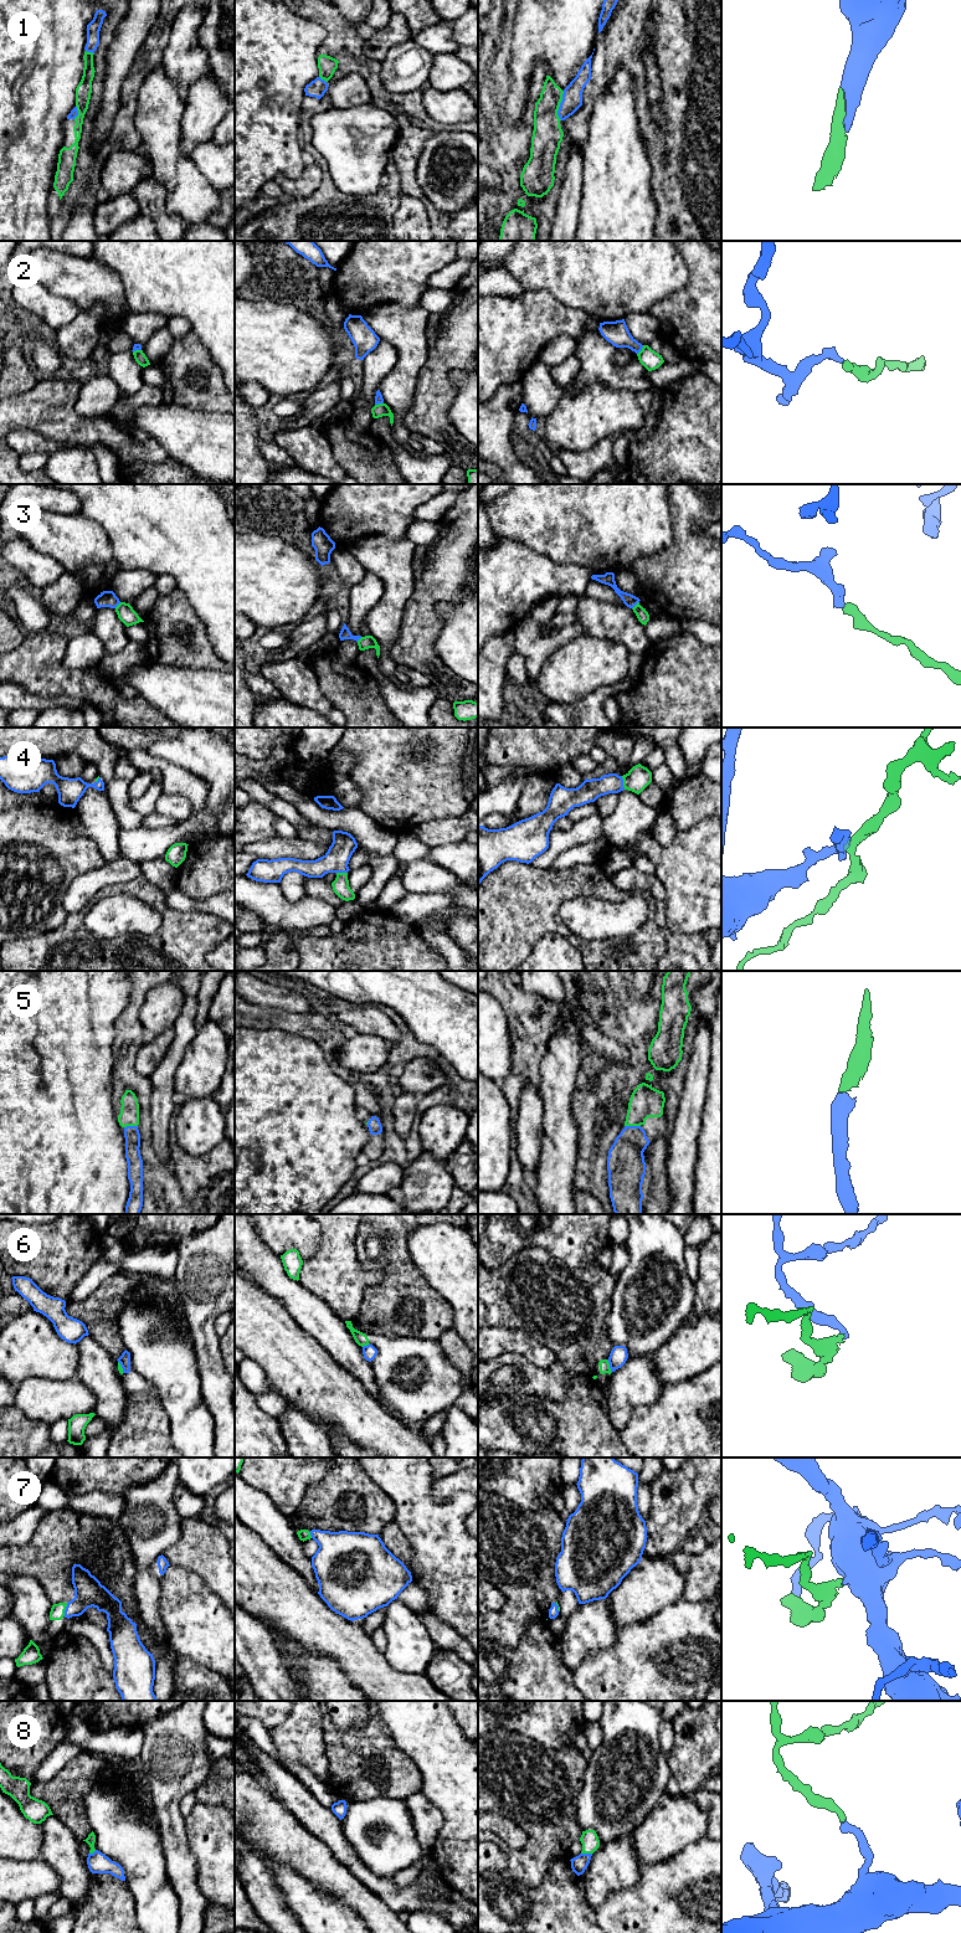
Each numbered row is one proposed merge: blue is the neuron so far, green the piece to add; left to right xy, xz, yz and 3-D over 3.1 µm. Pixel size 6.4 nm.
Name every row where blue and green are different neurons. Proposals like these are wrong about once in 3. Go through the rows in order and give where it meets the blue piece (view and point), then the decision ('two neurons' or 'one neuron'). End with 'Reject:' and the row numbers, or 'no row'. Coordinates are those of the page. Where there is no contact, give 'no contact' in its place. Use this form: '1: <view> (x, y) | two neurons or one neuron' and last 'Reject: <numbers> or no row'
1: yz (560, 106) | one neuron
2: yz (641, 349) | two neurons
3: yz (636, 603) | one neuron
4: yz (622, 782) | one neuron
5: yz (632, 1126) | one neuron
6: yz (610, 1366) | two neurons
7: xy (66, 1609) | one neuron
8: yz (586, 1854) | one neuron
Reject: 2, 6

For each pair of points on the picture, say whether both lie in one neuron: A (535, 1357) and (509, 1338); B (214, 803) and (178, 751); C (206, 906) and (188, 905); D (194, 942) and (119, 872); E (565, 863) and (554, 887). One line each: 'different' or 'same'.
A: same
B: same
C: same
D: different
E: different

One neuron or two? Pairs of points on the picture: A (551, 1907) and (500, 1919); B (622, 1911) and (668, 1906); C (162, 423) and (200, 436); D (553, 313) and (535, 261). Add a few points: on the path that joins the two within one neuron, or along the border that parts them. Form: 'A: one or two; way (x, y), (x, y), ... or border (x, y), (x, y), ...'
A: one; way (539, 1911), (513, 1911)
B: one; way (633, 1911), (651, 1911), (657, 1907)
C: one; way (171, 426), (190, 436)
D: two; border (525, 289), (548, 291), (570, 308)

